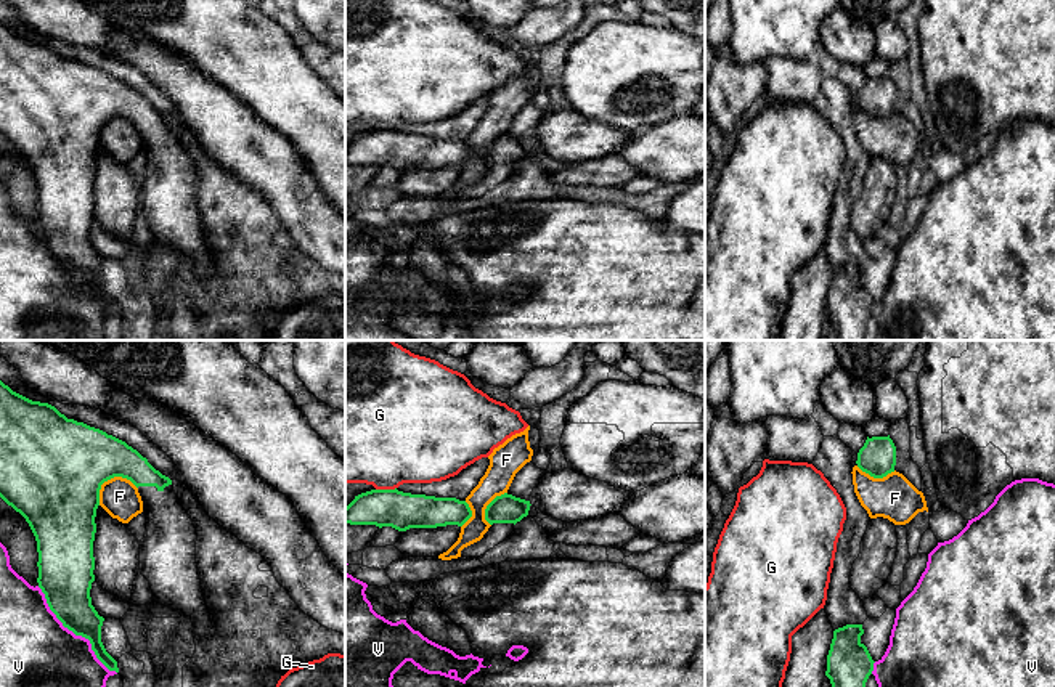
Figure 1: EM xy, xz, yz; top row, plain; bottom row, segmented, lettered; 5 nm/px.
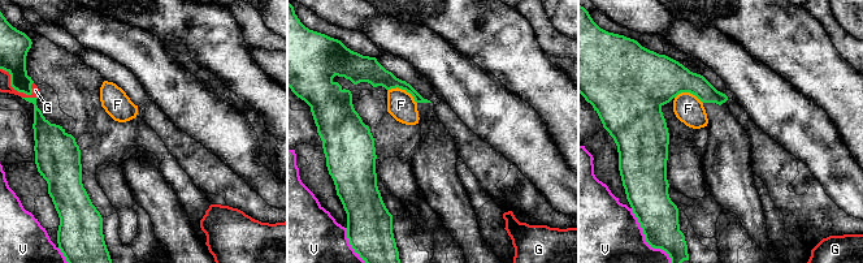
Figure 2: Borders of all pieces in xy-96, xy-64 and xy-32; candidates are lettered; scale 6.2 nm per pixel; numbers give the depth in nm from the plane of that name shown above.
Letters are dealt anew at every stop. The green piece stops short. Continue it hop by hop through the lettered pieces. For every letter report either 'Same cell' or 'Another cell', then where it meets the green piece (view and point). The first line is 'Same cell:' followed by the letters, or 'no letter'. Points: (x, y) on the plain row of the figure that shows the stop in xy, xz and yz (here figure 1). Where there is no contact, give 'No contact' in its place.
Same cell: no letter
F: Another cell. Touches green at xy (109, 119)
G: Another cell. Touches green at xz (386, 130)
V: Another cell. Touches green at xy (74, 273)

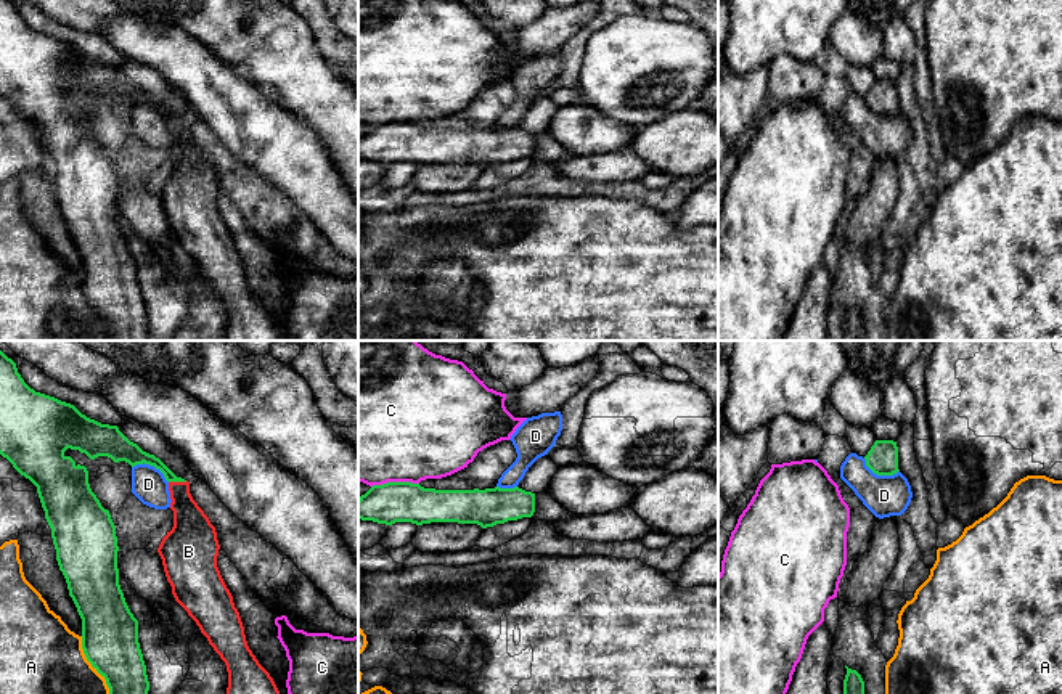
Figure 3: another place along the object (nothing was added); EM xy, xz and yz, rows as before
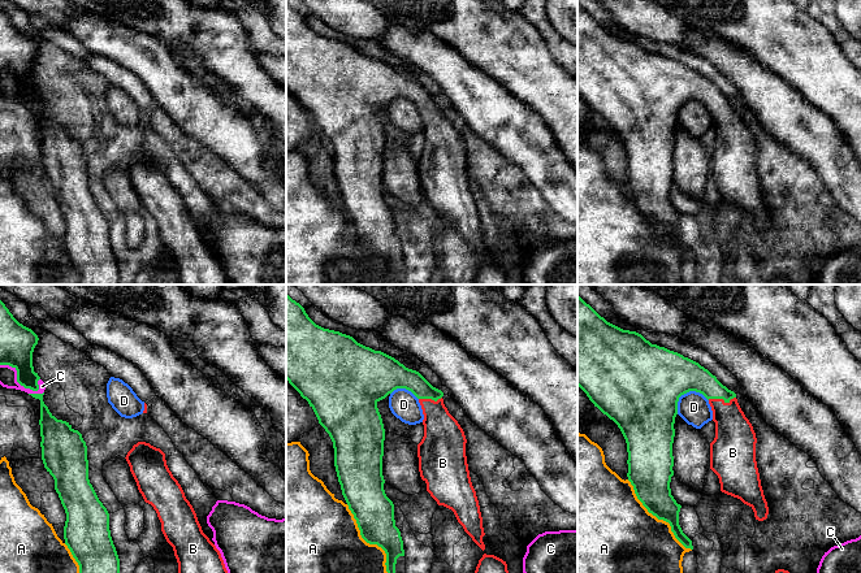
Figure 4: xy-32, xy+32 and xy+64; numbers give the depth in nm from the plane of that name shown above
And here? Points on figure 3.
Same cell: B
A: Another cell. Touches green at xy (93, 307)
B: Same cell. Touches green at xy (177, 121)
C: Another cell. Touches green at xz (394, 122)
D: Another cell. Touches green at yz (879, 114)

